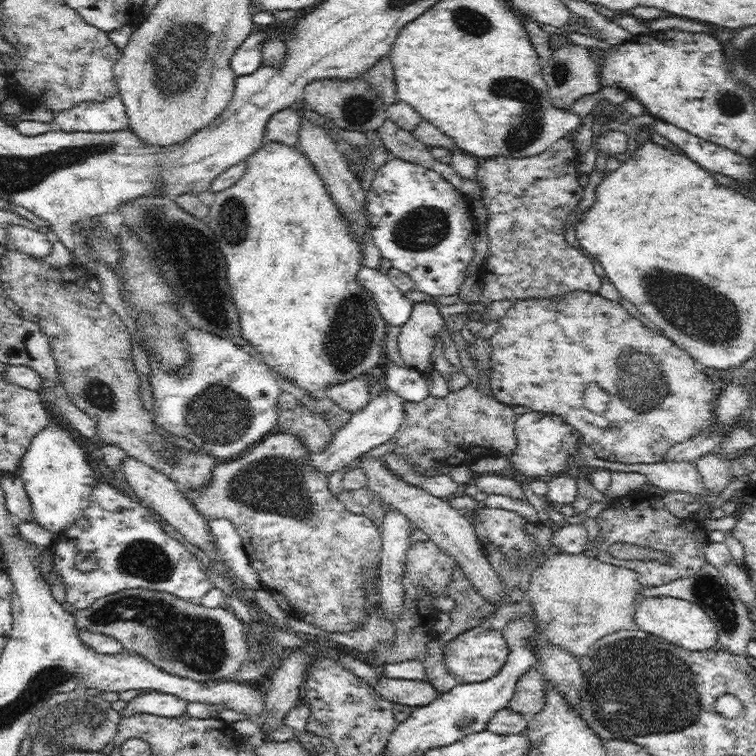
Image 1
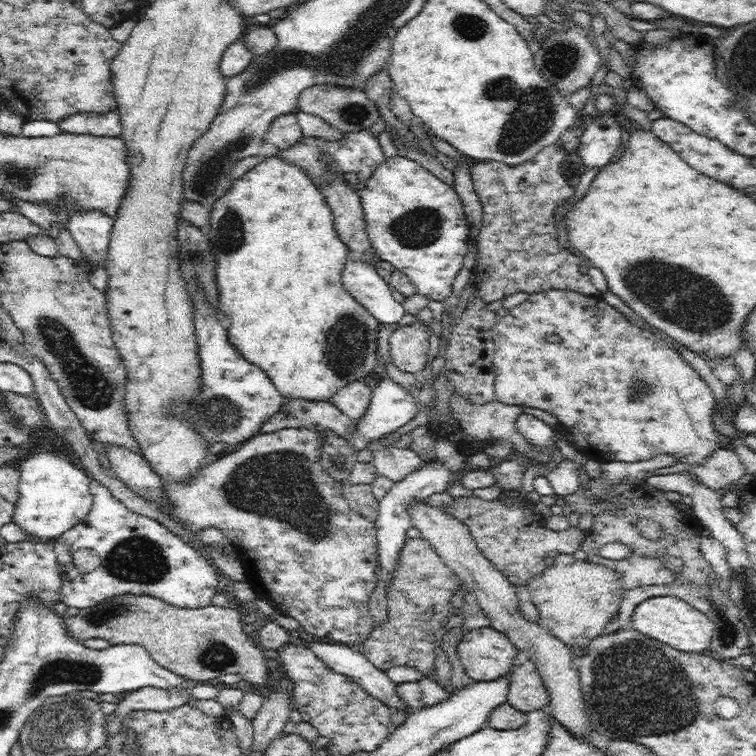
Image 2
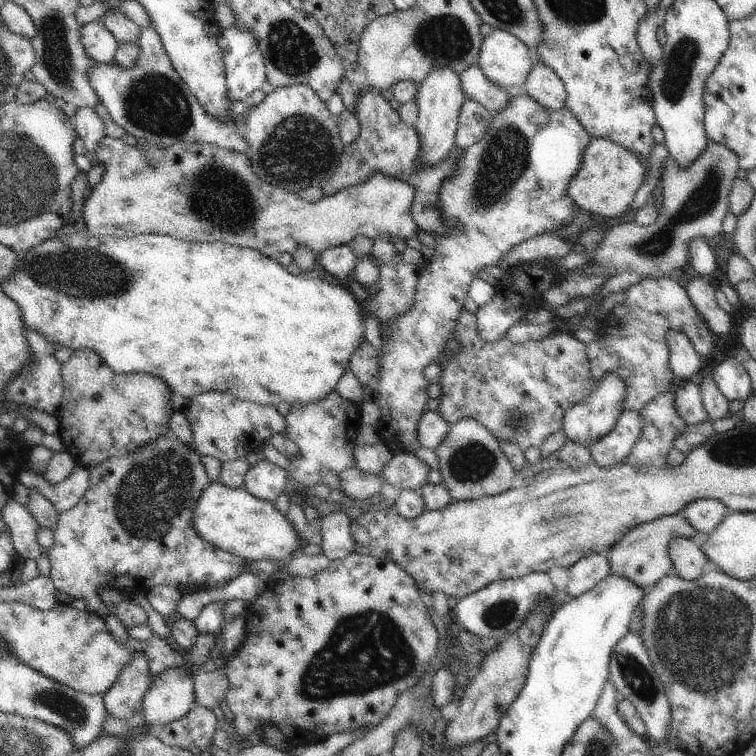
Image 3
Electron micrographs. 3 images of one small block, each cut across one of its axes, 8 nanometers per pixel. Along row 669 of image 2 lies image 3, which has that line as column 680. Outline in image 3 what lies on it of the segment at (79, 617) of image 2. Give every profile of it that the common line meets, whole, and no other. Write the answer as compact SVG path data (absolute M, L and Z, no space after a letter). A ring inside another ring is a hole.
M712 142L686 170L682 170L672 157L668 158L659 182L664 199L658 220L652 226L629 226L624 222L610 228L594 254L586 256L585 267L576 268L574 272L585 276L636 272L645 278L668 276L682 268L689 262L688 244L694 238L710 240L723 233L722 224L729 212L729 193L739 169L735 152L723 144Z

